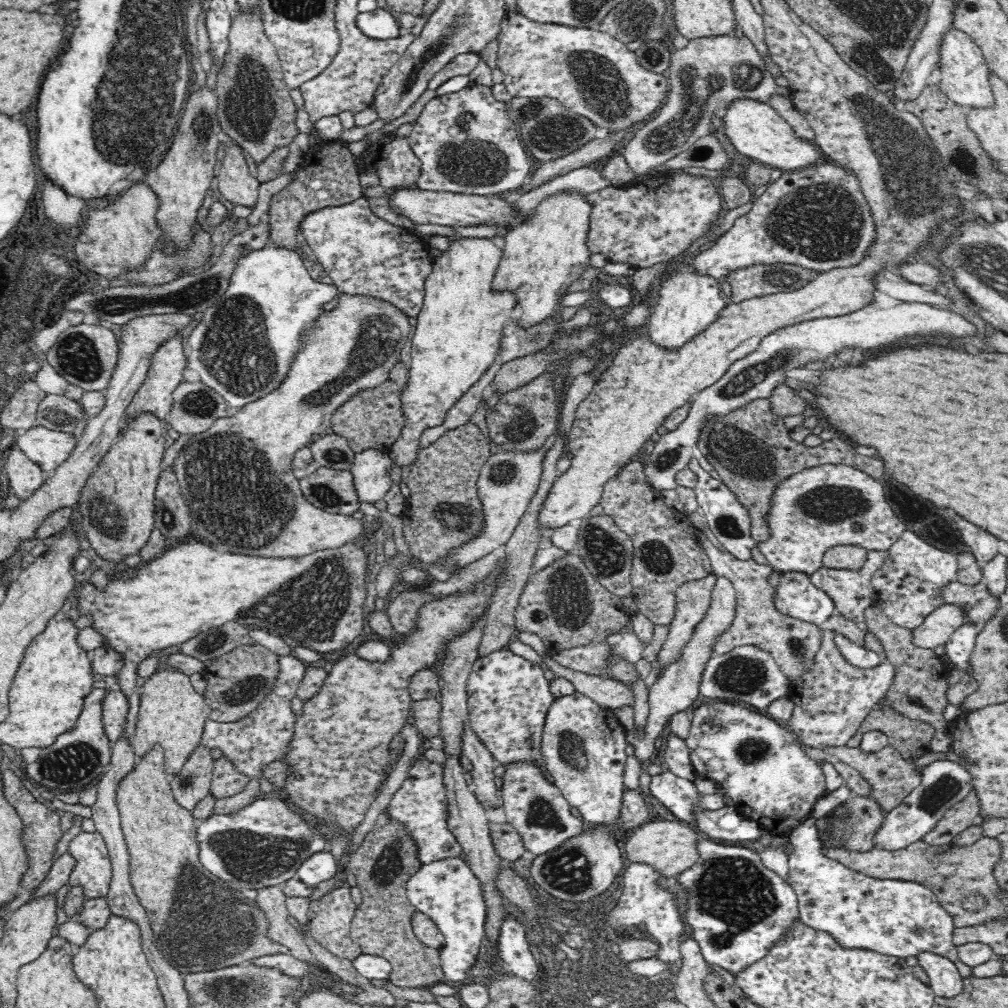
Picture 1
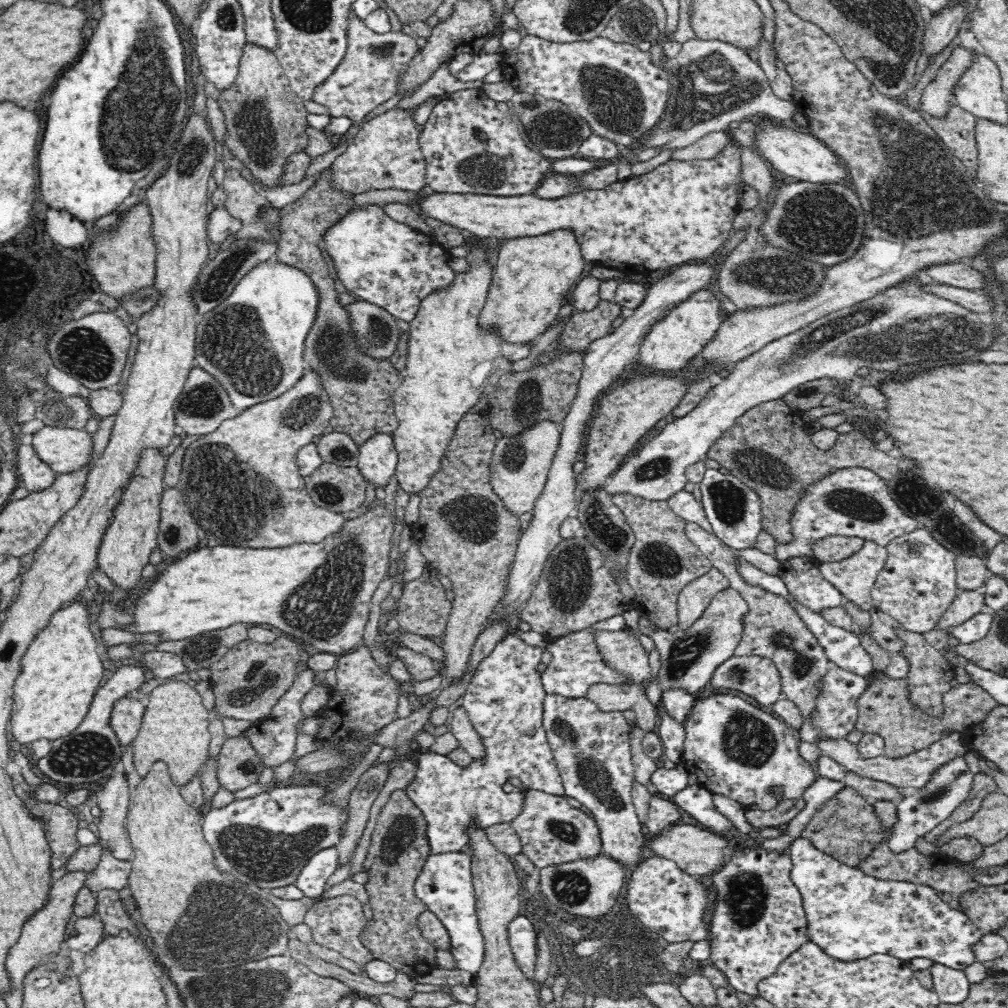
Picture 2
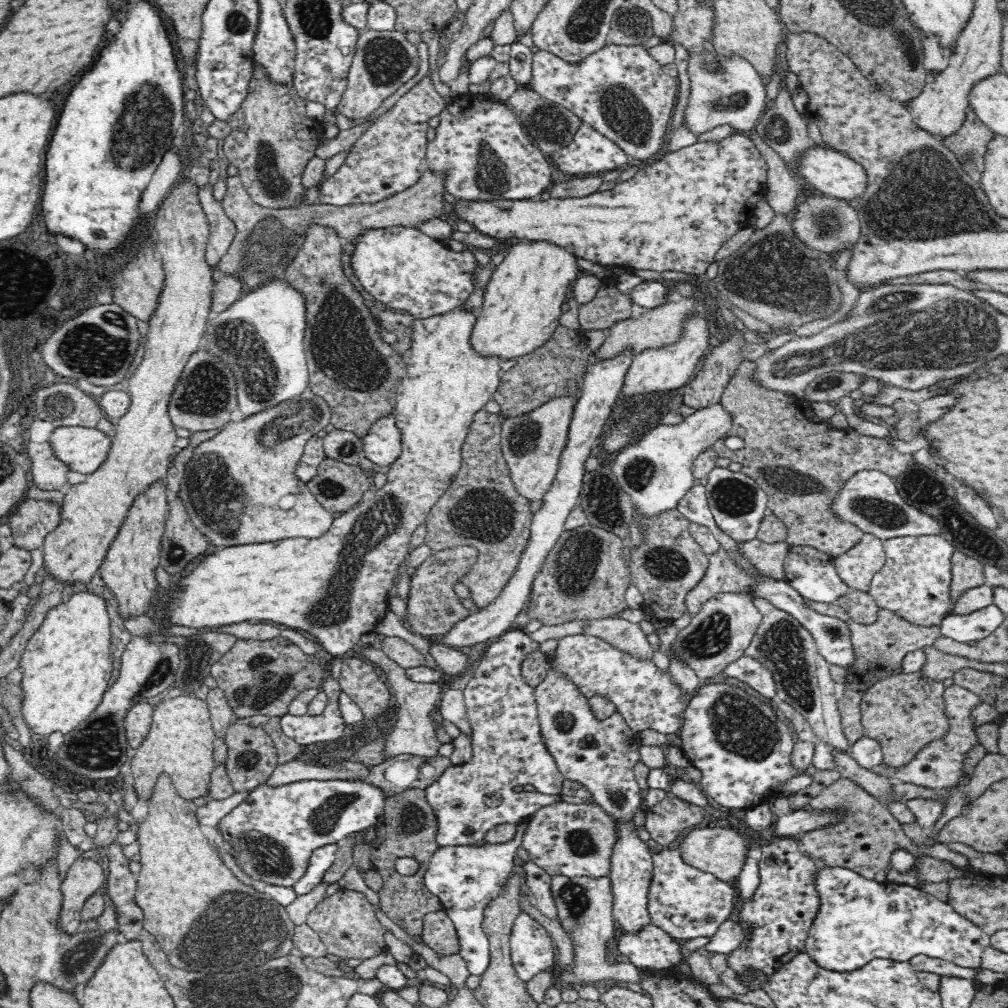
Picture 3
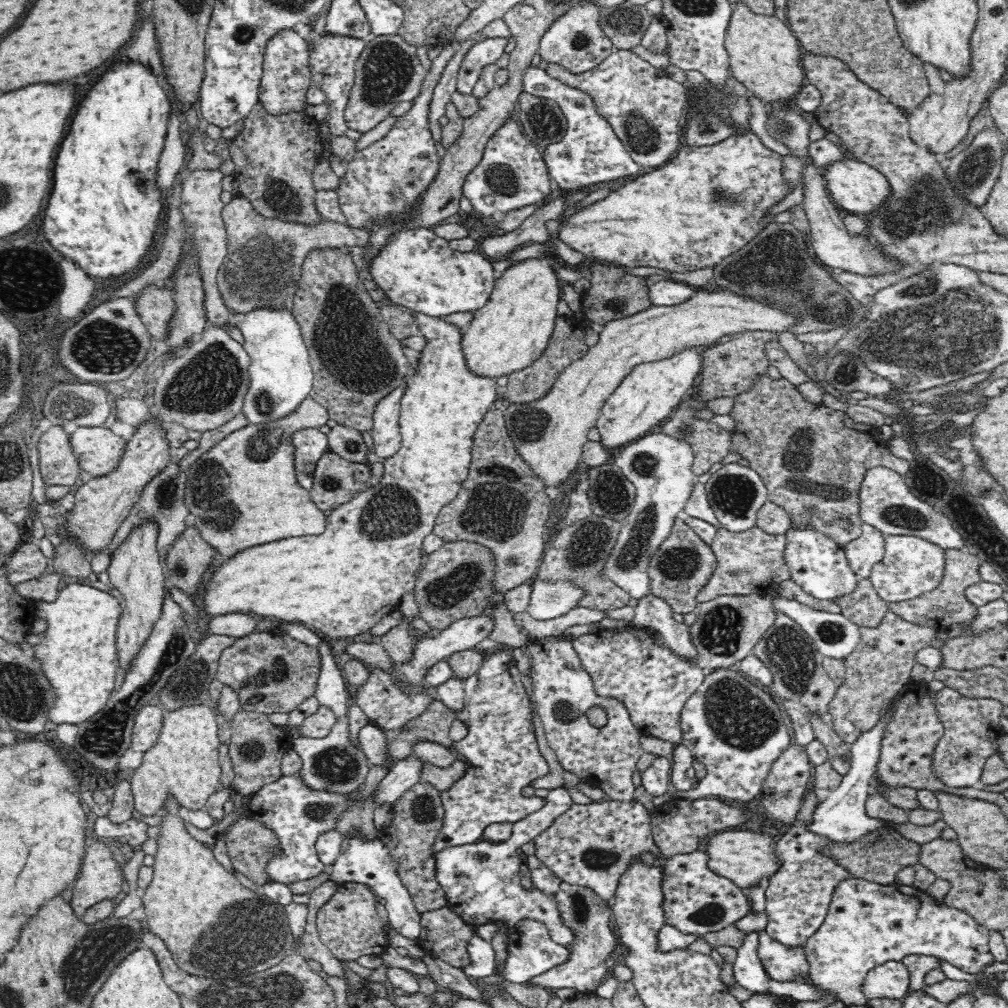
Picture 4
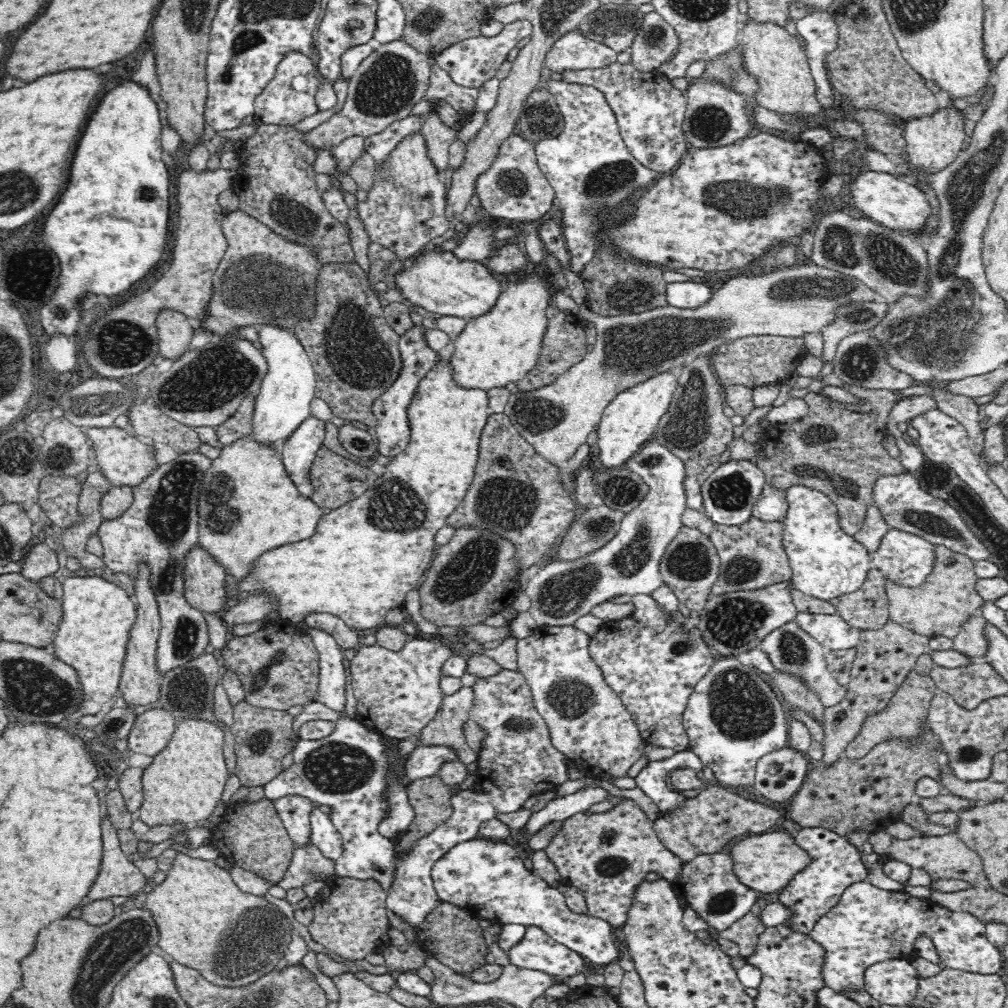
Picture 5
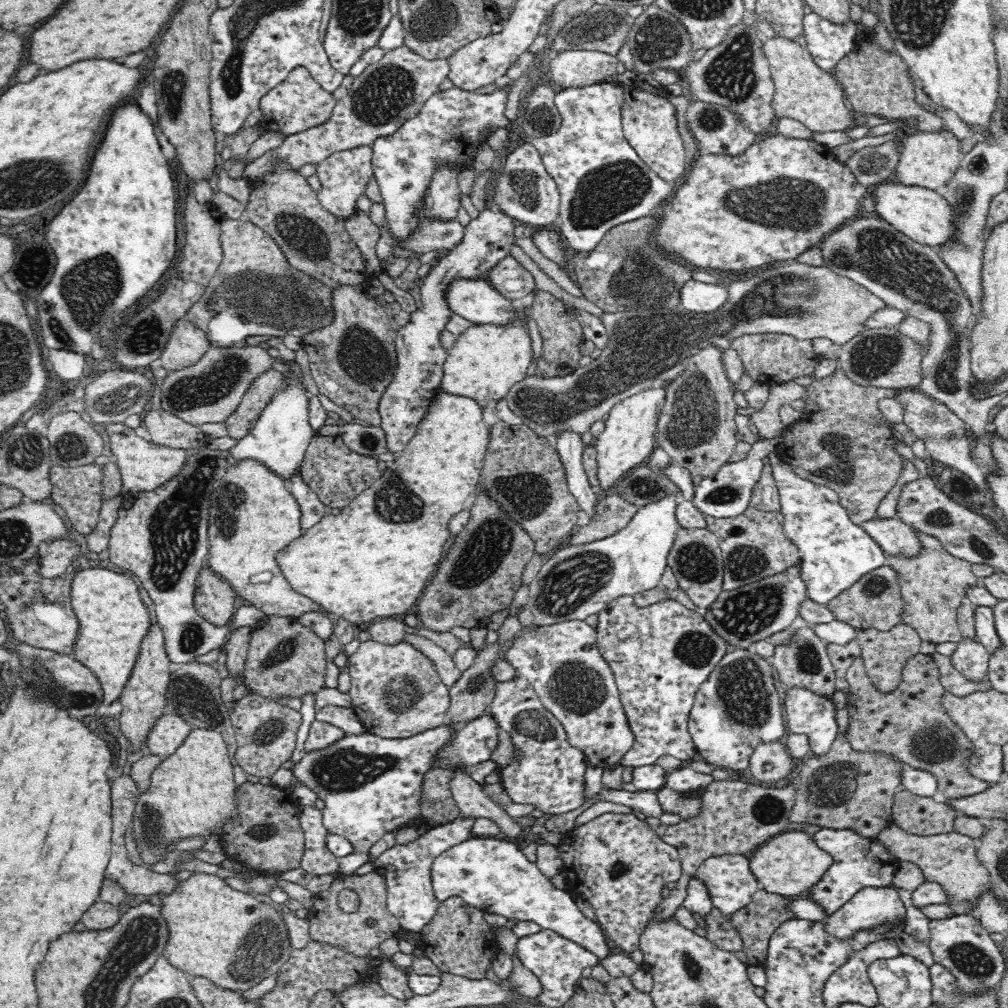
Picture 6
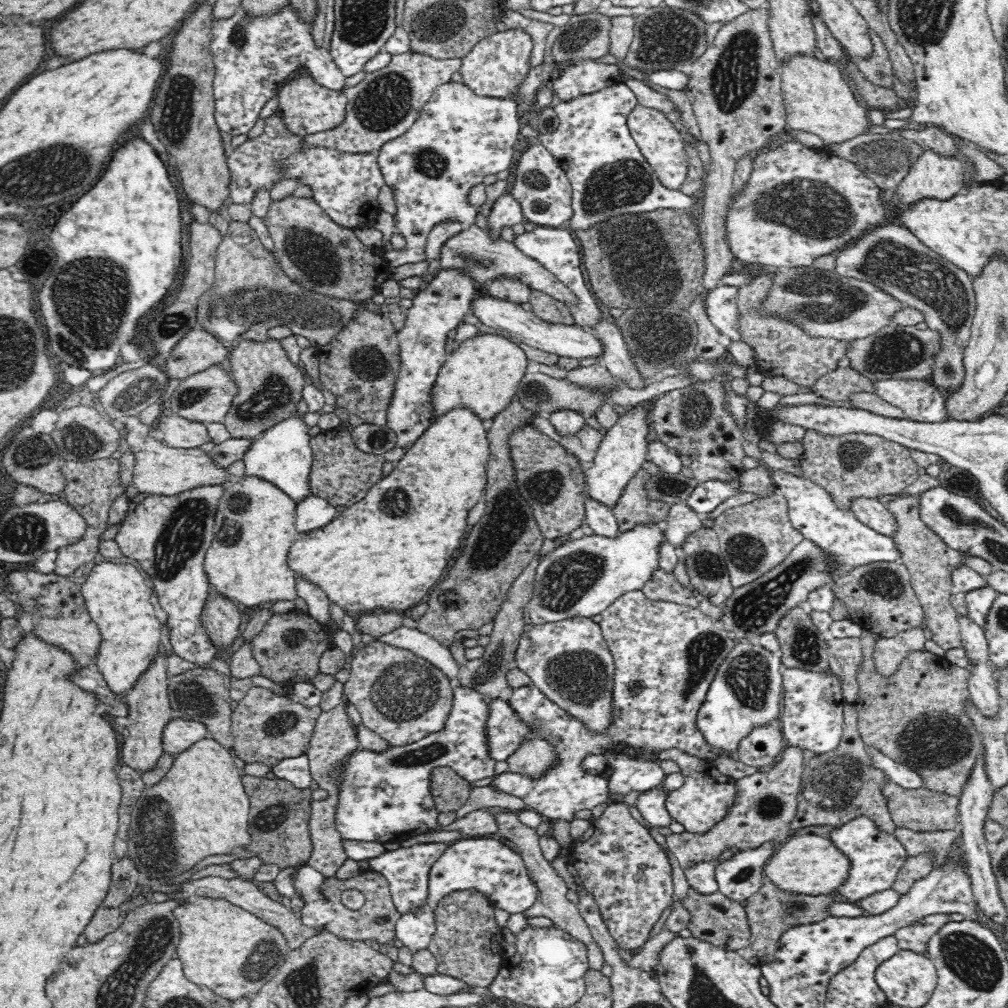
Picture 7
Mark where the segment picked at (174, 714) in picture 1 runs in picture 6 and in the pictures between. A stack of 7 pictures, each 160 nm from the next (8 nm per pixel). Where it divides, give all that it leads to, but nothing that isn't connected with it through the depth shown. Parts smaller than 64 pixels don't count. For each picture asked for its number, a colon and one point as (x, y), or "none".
2: (174, 728)
3: (180, 741)
4: (185, 761)
5: (184, 782)
6: (191, 791)

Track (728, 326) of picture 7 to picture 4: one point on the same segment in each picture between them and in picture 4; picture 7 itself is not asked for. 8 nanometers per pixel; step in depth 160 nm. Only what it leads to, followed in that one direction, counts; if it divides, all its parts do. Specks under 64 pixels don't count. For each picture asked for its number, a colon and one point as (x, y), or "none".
4: (666, 292)
5: (689, 294)
6: (699, 297)

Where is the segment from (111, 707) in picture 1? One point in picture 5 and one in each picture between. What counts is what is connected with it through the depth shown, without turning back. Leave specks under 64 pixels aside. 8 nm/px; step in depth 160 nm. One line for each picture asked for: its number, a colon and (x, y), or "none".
2: (126, 716)
3: (137, 720)
4: (148, 721)
5: (152, 730)

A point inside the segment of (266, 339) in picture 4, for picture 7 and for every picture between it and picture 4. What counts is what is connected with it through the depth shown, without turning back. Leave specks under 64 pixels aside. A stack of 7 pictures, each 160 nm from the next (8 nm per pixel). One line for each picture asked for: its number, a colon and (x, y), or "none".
5: (282, 403)
6: (280, 437)
7: (282, 455)

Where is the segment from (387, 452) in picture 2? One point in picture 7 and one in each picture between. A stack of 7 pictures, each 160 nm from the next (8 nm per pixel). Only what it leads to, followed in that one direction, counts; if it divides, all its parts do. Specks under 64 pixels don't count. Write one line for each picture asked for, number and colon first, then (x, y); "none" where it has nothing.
3: (382, 443)
4: (385, 432)
5: (392, 430)
6: (487, 239)
7: (439, 306)

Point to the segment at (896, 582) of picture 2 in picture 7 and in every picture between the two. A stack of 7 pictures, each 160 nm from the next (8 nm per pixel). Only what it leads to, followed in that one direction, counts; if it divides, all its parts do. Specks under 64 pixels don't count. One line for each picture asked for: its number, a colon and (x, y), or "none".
3: (914, 583)
4: (911, 566)
5: (907, 560)
6: (894, 538)
7: (870, 512)

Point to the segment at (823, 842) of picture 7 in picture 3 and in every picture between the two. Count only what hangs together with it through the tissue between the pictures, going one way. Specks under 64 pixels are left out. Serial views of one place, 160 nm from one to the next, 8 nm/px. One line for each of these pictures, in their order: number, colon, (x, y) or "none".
3: (720, 851)
4: (746, 858)
5: (765, 862)
6: (788, 864)

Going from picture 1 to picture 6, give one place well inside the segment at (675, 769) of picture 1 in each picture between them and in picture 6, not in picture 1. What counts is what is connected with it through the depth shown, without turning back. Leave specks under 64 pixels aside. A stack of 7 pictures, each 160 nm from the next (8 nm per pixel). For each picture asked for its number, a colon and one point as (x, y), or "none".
2: (672, 733)
3: (646, 697)
4: (654, 685)
5: (653, 666)
6: (659, 654)

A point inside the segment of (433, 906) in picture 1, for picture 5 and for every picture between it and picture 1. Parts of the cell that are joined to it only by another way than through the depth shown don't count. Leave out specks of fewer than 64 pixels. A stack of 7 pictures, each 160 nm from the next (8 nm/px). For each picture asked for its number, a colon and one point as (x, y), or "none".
2: (445, 886)
3: (465, 879)
4: (481, 881)
5: (485, 877)

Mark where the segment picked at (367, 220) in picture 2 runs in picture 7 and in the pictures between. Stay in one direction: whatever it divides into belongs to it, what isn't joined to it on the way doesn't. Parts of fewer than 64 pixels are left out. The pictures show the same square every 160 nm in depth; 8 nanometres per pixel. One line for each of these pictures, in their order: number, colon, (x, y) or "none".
3: (405, 270)
4: (416, 269)
5: (437, 280)
6: (475, 299)
7: (565, 340)

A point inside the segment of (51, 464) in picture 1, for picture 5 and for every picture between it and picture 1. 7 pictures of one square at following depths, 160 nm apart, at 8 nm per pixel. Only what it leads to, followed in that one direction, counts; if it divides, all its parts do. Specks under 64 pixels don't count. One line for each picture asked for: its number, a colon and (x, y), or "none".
2: (64, 449)
3: (83, 450)
4: (97, 450)
5: (122, 459)

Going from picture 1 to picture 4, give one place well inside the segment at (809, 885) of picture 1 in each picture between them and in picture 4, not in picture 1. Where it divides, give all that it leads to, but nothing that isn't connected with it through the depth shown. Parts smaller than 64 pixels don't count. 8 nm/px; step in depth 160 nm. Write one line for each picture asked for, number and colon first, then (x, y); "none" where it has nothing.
2: (850, 915)
3: (858, 919)
4: (867, 924)

